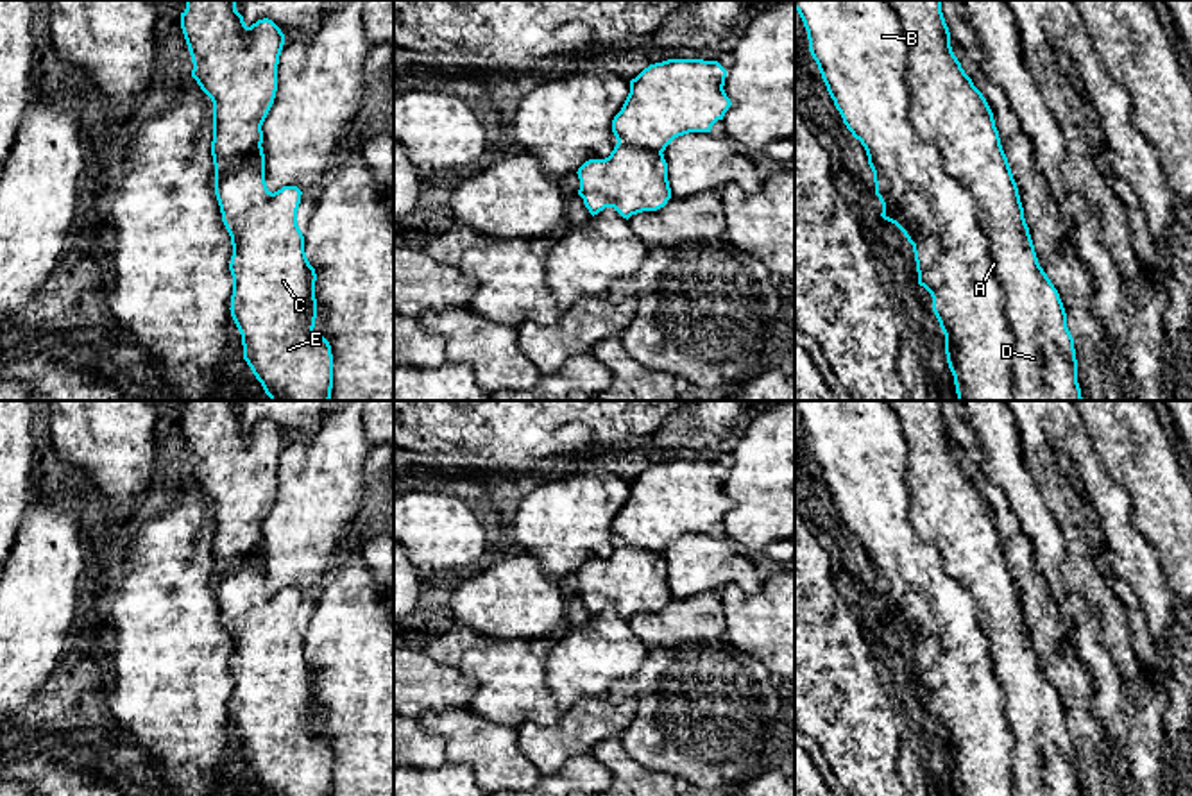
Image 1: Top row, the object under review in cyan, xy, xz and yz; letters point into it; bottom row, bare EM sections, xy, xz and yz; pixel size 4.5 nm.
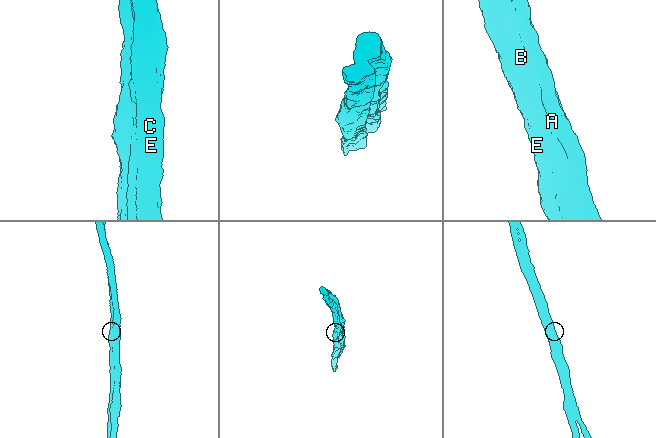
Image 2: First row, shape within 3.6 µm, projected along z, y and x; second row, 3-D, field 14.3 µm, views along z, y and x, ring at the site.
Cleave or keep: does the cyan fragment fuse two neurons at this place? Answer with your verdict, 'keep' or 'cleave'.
cleave

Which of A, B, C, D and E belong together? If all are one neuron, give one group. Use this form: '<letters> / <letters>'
A D / B C E

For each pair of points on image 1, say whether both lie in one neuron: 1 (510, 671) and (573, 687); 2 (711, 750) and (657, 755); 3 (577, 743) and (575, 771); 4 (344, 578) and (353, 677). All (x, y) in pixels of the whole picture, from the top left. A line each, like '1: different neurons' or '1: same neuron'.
1: different neurons
2: same neuron
3: different neurons
4: same neuron

